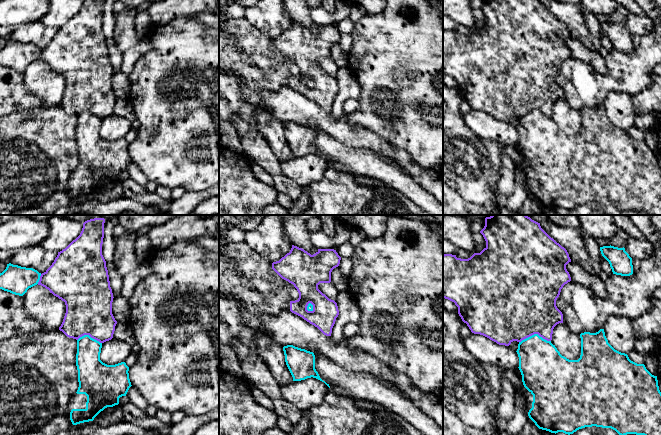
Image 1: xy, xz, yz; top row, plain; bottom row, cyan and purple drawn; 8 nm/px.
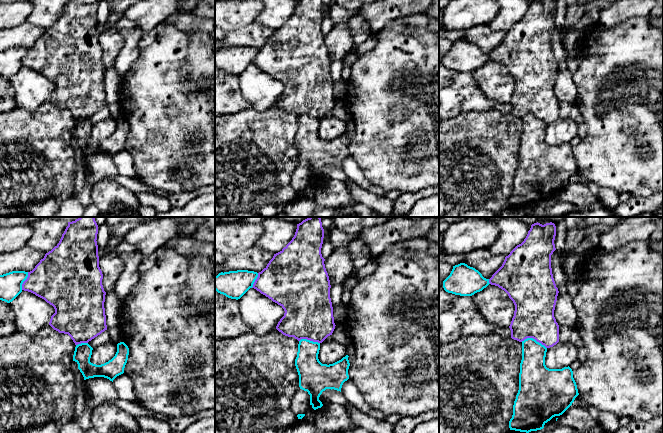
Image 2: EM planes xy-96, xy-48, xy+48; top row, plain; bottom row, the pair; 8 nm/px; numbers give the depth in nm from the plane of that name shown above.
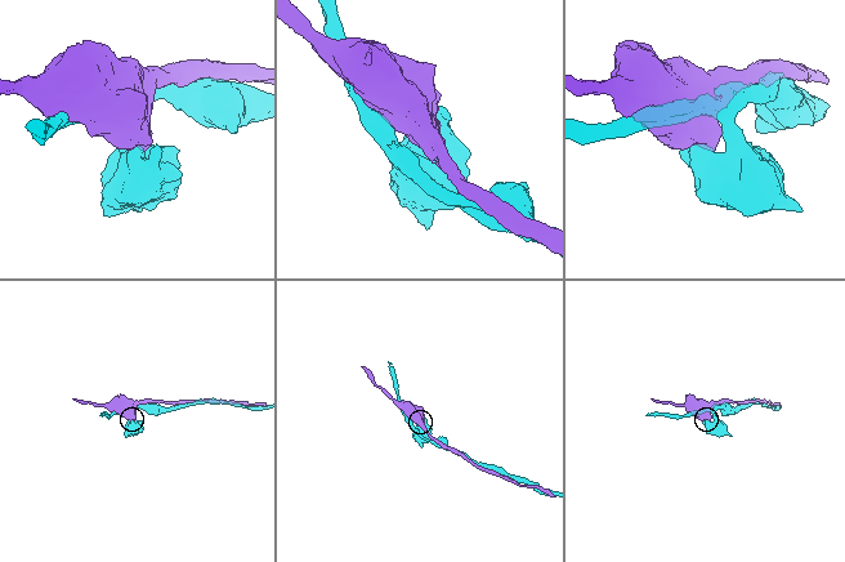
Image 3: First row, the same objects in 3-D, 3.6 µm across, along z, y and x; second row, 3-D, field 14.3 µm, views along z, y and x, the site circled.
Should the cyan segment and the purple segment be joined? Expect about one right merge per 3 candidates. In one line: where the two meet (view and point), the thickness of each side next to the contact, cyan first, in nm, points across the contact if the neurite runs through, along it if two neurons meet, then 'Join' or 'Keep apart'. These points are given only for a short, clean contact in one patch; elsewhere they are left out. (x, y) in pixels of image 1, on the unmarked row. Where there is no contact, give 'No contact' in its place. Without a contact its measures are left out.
Touches cyan at yz (534, 110). Thickness 360 nm (cyan) against 500 nm. Keep apart

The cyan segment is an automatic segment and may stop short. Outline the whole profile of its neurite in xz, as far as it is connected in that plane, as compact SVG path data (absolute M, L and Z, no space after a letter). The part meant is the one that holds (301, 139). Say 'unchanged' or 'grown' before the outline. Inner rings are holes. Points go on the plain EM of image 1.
unchanged; M293 121L284 122L283 127L285 131L285 138L293 153L293 157L301 157L313 153L324 158L330 164L329 160L320 154L318 148L315 145L315 131L313 128L295 123Z

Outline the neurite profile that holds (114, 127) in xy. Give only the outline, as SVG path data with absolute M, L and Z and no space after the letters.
M112 114L102 119L100 136L107 141L115 141L125 138L126 134L132 129L131 121Z

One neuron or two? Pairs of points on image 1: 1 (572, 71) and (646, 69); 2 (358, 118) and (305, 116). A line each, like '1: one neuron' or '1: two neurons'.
1: one neuron
2: two neurons

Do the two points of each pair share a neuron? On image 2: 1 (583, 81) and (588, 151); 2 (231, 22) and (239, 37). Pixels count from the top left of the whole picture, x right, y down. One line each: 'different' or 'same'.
1: same
2: different

